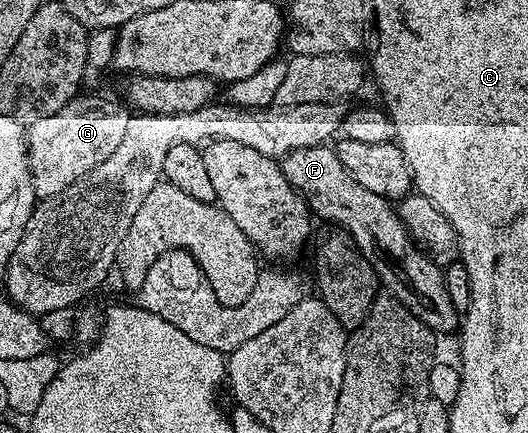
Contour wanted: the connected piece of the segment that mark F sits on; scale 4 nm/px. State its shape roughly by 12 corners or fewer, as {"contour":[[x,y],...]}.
{"contour":[[331,145],[282,159],[317,219],[346,230],[379,285],[433,332],[458,312],[389,199]]}

